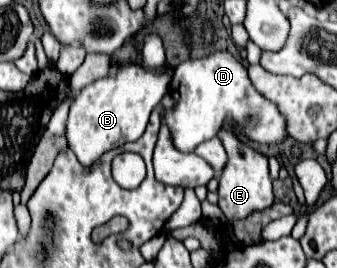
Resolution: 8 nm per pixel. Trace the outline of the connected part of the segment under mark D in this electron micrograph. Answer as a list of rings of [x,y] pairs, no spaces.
[[[227,50],[181,62],[175,68],[169,94],[175,96],[177,106],[165,120],[173,134],[173,142],[181,152],[195,152],[199,144],[215,138],[223,128],[233,128],[247,140],[269,148],[279,146],[289,138],[287,118],[279,112],[277,104],[255,90],[247,76],[247,66]]]

